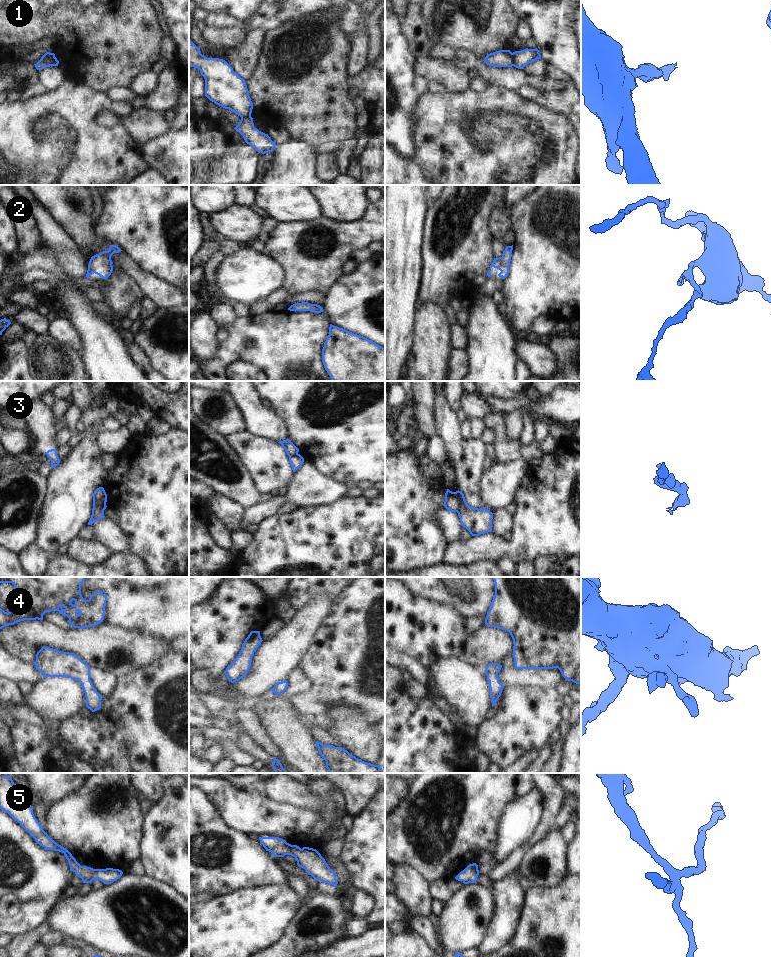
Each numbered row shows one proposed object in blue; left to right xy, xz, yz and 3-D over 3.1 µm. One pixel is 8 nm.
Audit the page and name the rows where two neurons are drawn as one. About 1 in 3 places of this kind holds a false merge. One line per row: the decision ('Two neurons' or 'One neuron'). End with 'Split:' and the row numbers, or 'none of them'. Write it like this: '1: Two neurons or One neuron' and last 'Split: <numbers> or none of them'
1: Two neurons
2: One neuron
3: Two neurons
4: One neuron
5: One neuron
Split: 1, 3.

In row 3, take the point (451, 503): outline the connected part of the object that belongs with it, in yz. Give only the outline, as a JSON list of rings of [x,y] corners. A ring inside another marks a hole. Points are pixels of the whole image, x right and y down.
[[[447,489],[445,493],[445,501],[444,506],[447,510],[451,512],[459,512],[460,510],[460,501],[458,497],[456,496],[455,492],[450,491]]]

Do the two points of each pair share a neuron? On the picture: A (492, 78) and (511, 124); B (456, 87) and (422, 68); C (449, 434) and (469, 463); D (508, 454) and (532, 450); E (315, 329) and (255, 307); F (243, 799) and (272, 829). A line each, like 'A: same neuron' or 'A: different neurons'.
A: different neurons
B: same neuron
C: same neuron
D: different neurons
E: different neurons
F: same neuron

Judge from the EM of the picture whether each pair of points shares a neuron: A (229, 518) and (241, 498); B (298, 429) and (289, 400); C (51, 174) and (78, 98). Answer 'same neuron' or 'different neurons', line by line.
A: different neurons
B: same neuron
C: same neuron

